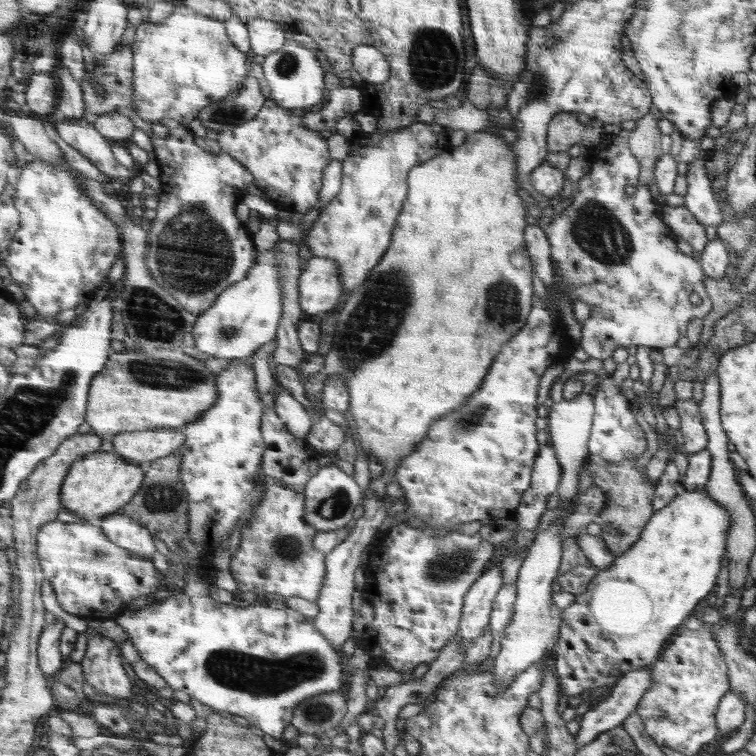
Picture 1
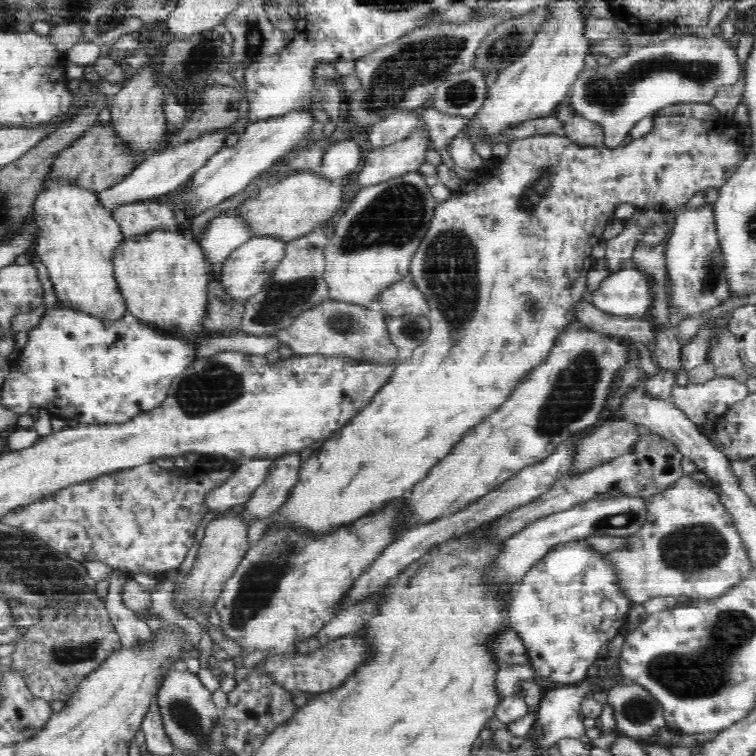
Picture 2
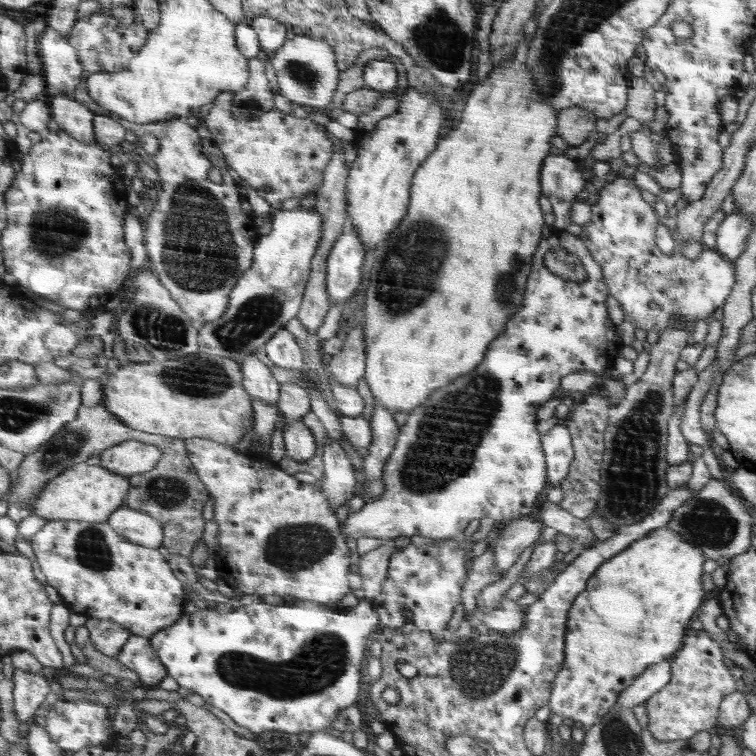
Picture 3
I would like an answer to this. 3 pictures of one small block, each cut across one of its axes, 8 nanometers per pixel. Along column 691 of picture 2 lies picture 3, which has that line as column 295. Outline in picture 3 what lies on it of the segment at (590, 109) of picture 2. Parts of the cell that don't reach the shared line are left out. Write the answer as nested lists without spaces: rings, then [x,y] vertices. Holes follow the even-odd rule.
[[[305,34],[296,35],[292,39],[286,39],[278,50],[273,51],[270,61],[276,71],[280,95],[308,108],[331,108],[341,71],[332,45],[326,44],[324,40],[314,40]]]

